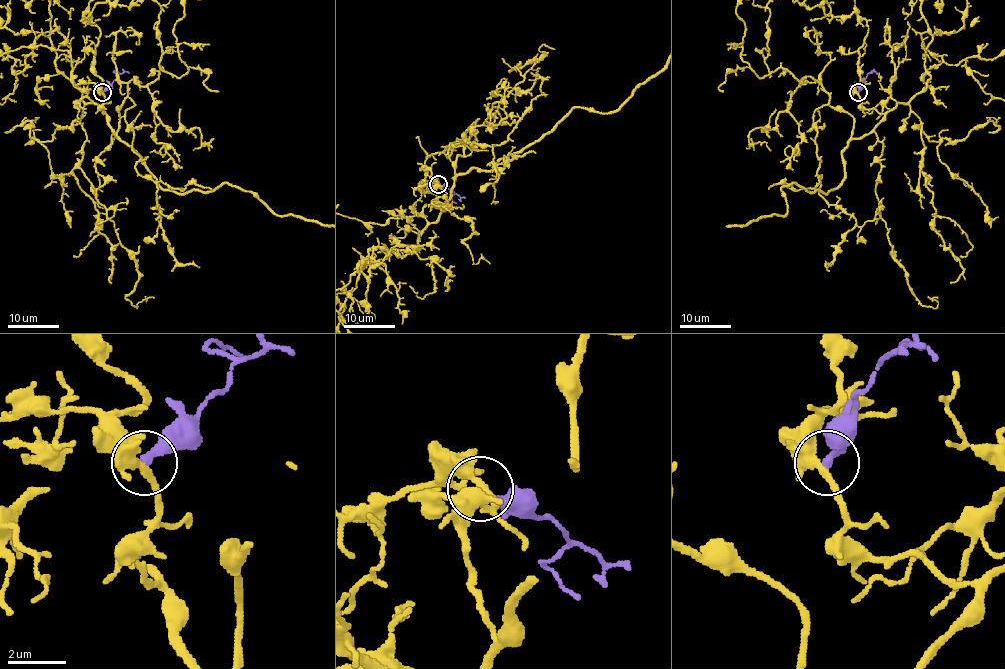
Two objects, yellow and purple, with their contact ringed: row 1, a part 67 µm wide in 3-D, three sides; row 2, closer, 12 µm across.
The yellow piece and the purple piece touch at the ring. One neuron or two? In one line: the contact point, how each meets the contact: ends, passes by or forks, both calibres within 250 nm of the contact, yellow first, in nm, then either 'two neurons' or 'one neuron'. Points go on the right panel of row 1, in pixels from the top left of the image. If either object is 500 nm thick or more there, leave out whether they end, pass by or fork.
(858, 92) | yellow forks | purple ends | 240/320 nm | two neurons

